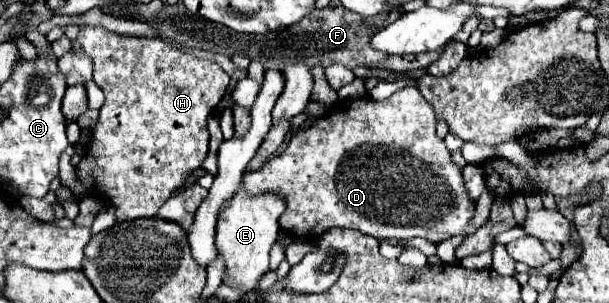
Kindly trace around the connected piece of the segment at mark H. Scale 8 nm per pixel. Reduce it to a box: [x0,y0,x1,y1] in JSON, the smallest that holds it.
[77,26,229,220]

